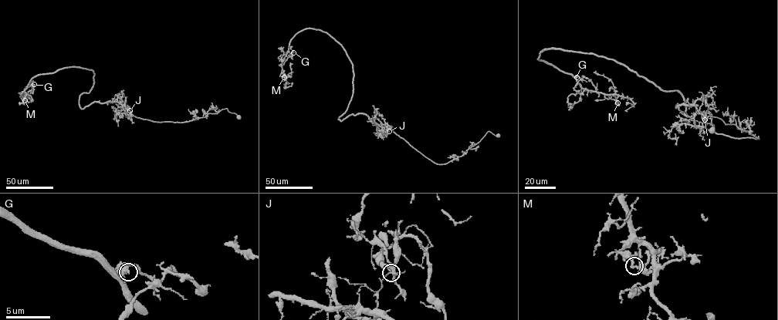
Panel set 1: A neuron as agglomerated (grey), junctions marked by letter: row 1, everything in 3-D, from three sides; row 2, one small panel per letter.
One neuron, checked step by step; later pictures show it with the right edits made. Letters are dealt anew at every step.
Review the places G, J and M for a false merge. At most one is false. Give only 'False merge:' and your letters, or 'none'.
False merge: J

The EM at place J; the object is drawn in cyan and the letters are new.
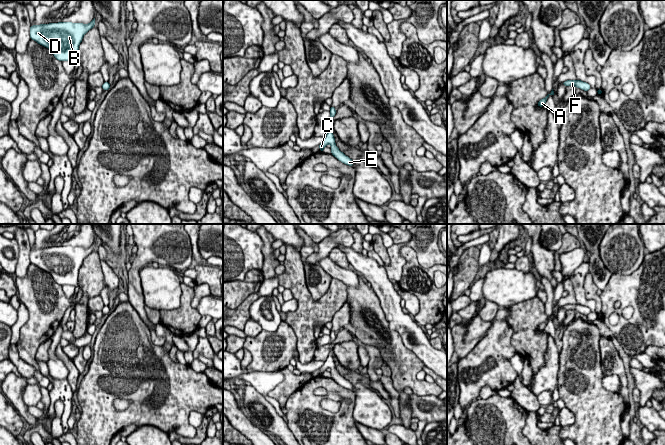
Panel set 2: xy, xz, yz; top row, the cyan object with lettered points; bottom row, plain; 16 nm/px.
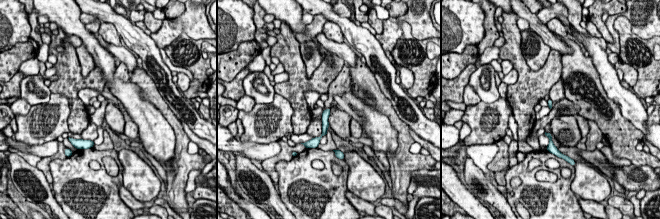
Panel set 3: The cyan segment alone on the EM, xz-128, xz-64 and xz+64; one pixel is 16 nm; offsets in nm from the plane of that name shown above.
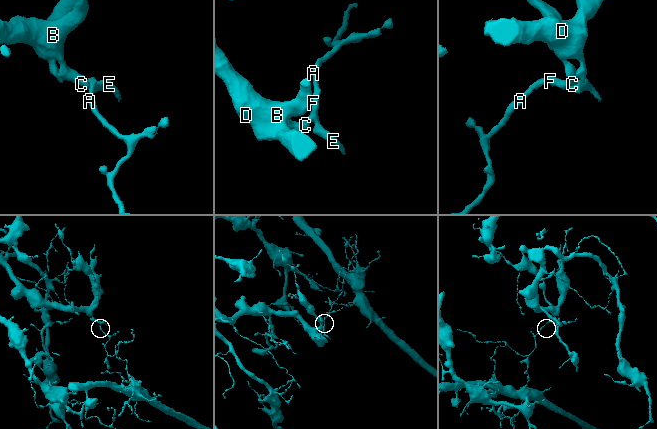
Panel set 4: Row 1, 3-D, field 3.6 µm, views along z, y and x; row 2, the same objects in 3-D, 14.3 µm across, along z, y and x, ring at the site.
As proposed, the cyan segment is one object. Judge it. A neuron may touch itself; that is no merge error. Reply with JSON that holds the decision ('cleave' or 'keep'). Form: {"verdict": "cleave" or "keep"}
{"verdict": "cleave"}

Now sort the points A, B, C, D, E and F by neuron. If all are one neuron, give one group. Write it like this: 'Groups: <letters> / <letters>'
Groups: A F / B C D E

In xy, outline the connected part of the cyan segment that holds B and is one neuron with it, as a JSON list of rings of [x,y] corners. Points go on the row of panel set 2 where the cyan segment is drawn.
[[[94,18],[87,25],[72,22],[31,25],[29,33],[31,40],[48,48],[57,60],[79,63],[79,45],[95,23]]]

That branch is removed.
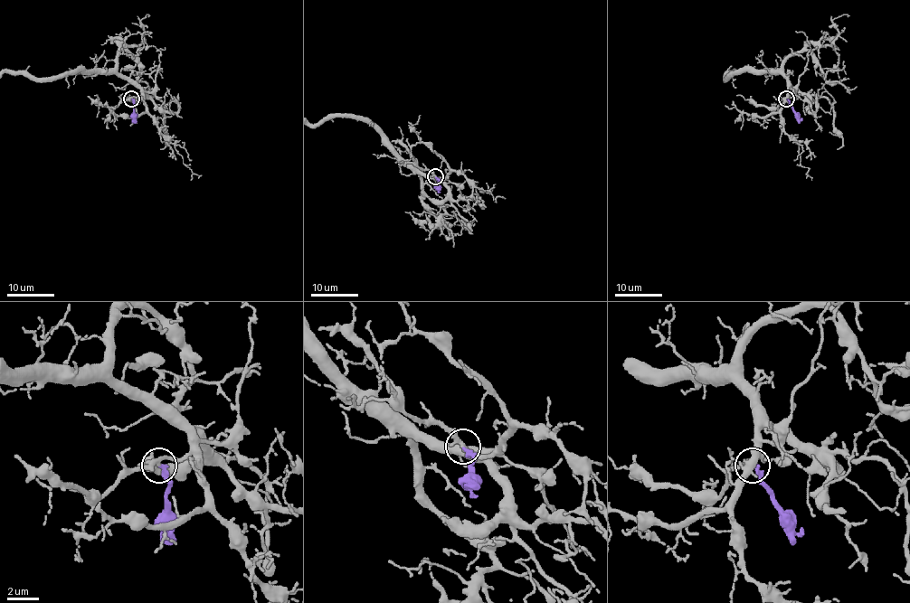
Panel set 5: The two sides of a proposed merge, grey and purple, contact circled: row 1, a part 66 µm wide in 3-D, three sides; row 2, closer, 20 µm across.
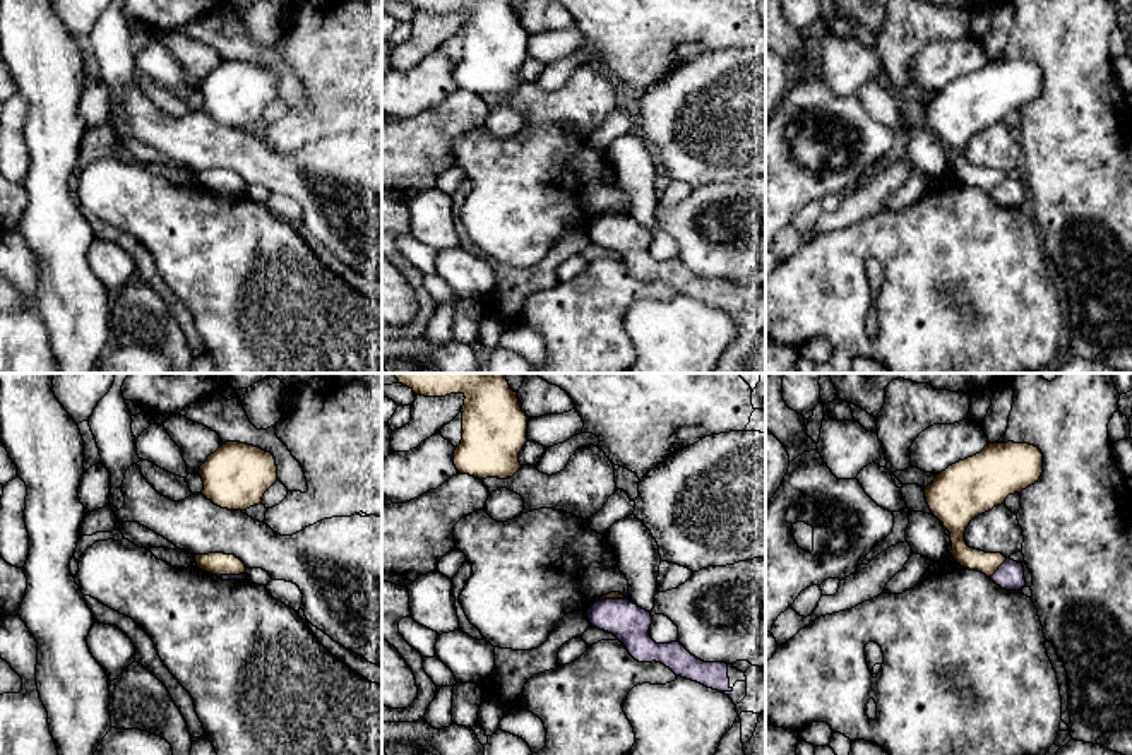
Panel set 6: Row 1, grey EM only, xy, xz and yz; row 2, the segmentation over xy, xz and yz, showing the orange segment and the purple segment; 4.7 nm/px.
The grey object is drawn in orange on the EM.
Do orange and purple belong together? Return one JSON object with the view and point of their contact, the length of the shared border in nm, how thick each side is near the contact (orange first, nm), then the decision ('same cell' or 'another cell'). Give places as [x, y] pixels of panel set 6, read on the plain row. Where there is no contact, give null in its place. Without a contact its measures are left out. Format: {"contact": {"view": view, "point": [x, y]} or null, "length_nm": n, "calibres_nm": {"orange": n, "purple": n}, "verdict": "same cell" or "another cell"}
{"contact": {"view": "yz", "point": [997, 185]}, "length_nm": 130, "calibres_nm": {"orange": 100, "purple": 130}, "verdict": "another cell"}

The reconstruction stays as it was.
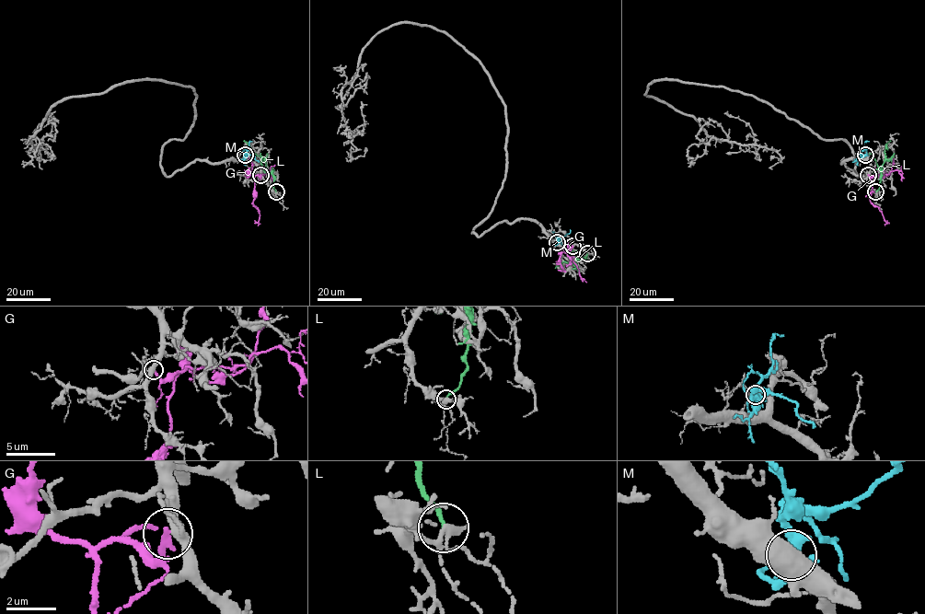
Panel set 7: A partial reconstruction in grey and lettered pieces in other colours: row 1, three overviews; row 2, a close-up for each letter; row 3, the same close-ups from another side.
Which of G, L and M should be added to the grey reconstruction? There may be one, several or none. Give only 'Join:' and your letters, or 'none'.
Join: none

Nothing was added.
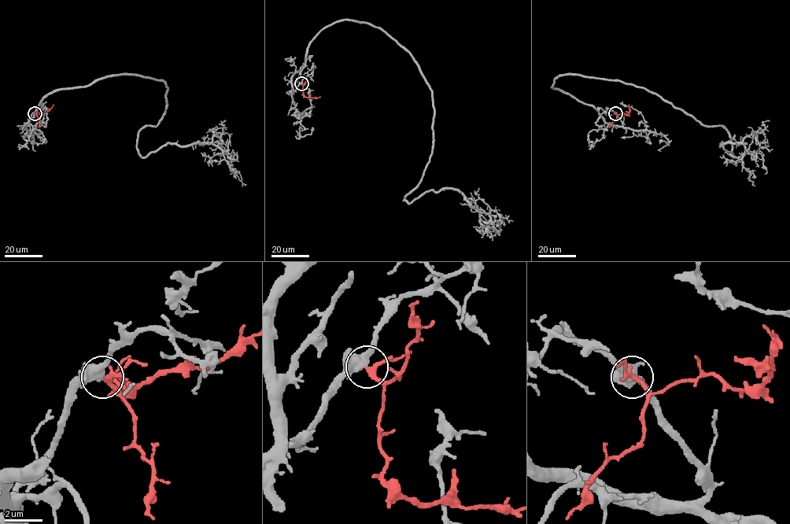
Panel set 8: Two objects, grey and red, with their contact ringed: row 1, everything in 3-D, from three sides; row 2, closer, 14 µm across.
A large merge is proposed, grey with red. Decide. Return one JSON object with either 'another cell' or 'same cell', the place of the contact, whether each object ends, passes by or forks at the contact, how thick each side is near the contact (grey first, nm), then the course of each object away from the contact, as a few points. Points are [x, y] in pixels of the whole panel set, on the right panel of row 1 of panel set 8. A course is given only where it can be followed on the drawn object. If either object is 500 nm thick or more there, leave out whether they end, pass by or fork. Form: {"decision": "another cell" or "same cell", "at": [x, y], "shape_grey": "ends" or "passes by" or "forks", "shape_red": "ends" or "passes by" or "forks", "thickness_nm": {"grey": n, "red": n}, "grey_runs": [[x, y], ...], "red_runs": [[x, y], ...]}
{"decision": "same cell", "at": [615, 113], "shape_grey": "forks", "shape_red": "forks", "thickness_nm": {"grey": 360, "red": 170}, "grey_runs": [[615, 113], [622, 126], [554, 80], [631, 83], [721, 126], [735, 157], [721, 145], [744, 146], [754, 186]], "red_runs": [[615, 113], [629, 114], [629, 105]]}

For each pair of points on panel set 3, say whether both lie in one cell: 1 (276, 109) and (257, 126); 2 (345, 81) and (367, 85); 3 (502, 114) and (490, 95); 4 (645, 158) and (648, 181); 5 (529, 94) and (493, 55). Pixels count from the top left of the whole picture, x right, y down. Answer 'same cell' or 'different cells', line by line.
1: same cell
2: different cells
3: different cells
4: different cells
5: different cells

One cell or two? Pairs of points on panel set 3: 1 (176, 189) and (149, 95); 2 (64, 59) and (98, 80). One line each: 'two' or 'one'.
1: one
2: one

